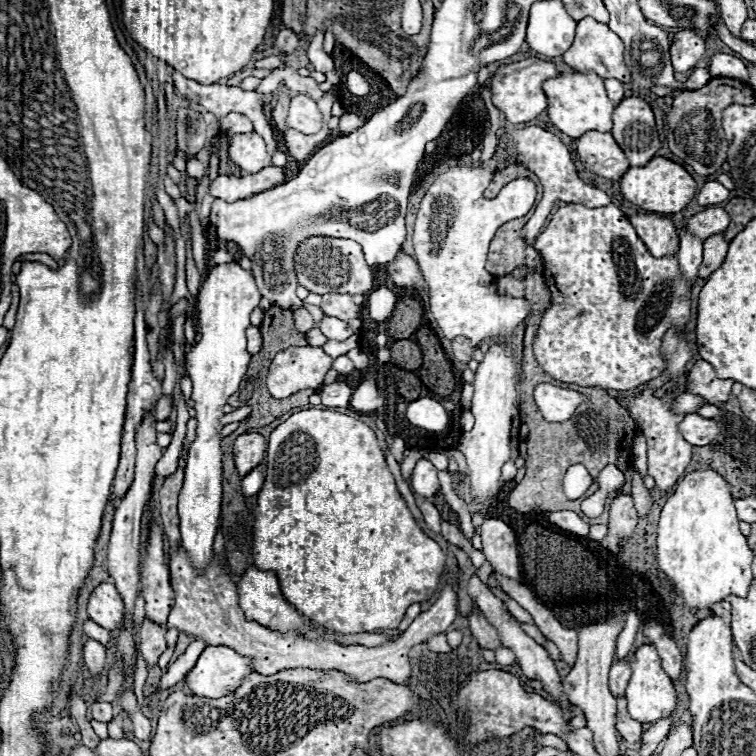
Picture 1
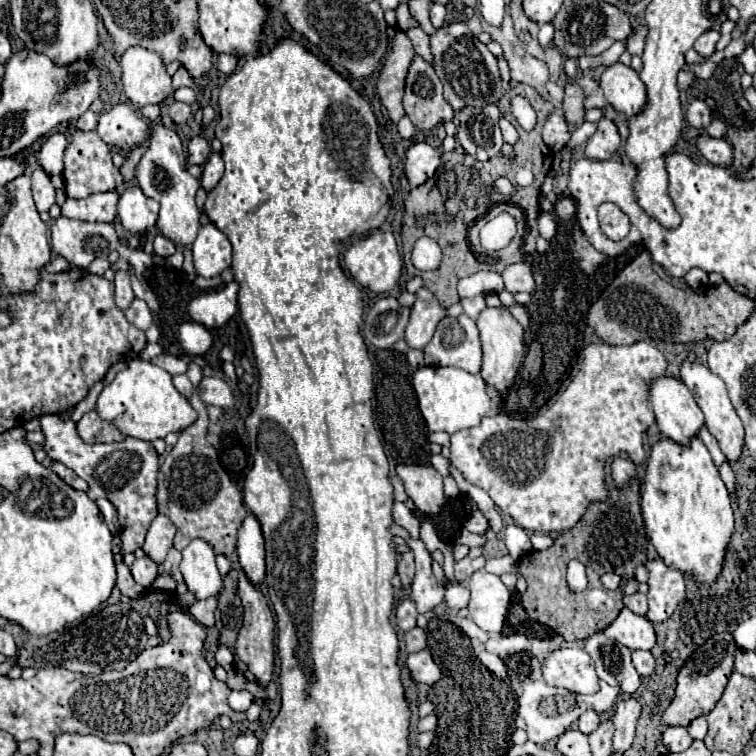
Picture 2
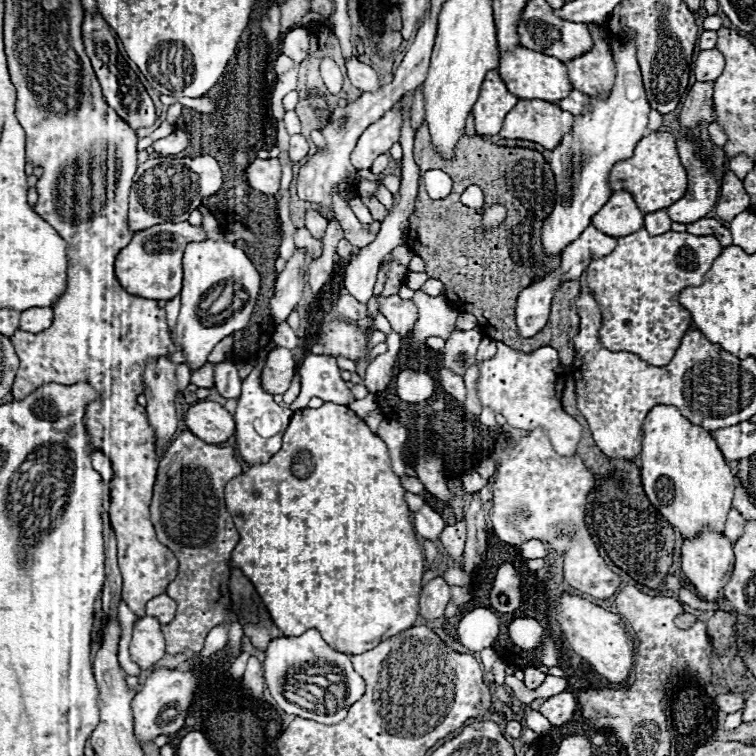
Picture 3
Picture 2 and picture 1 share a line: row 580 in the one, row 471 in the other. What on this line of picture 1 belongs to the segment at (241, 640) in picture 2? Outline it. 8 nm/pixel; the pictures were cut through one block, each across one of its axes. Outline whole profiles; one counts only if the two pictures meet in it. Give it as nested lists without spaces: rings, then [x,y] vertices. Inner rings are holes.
[[[248,432],[236,438],[234,442],[234,460],[240,476],[246,476],[250,470],[262,464],[266,452],[266,440],[258,432]]]

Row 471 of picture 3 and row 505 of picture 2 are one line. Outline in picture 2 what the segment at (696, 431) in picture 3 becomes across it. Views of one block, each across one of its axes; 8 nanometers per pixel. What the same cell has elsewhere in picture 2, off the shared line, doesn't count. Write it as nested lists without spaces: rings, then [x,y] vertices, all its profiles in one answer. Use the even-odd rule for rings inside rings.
[[[698,436],[688,446],[668,438],[652,444],[642,482],[642,516],[646,534],[666,566],[688,572],[698,582],[716,580],[734,530],[734,516],[730,494],[708,448]]]

